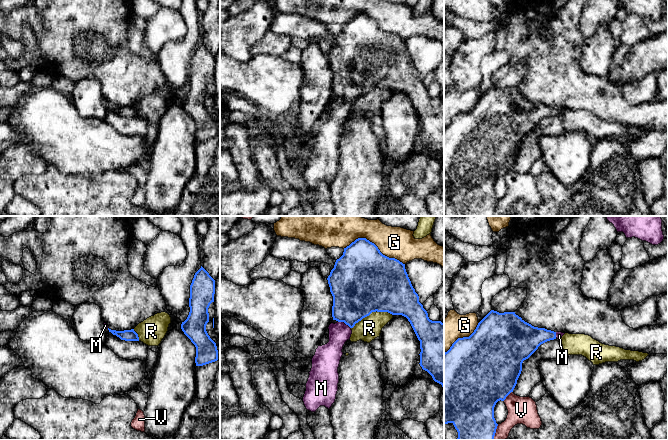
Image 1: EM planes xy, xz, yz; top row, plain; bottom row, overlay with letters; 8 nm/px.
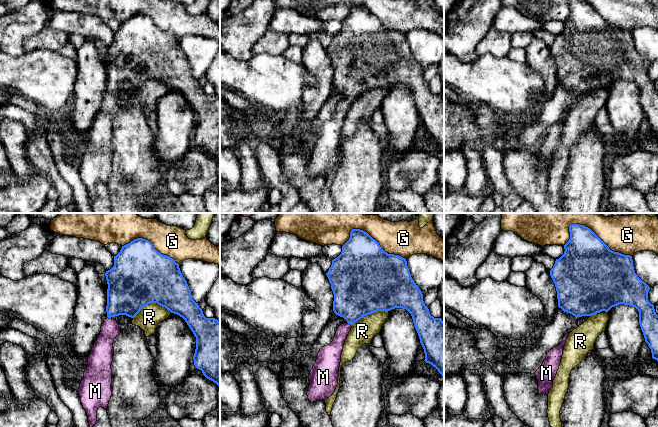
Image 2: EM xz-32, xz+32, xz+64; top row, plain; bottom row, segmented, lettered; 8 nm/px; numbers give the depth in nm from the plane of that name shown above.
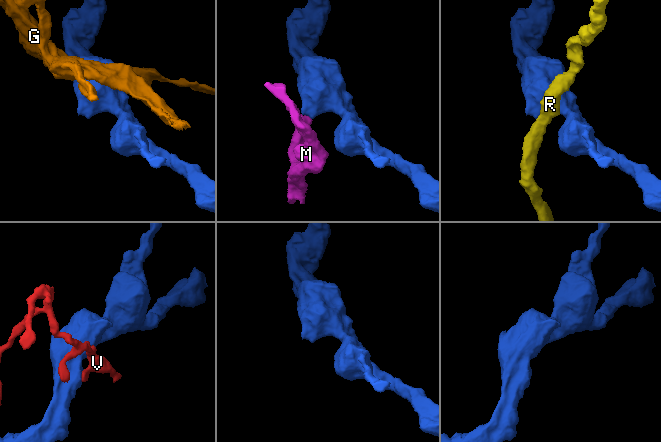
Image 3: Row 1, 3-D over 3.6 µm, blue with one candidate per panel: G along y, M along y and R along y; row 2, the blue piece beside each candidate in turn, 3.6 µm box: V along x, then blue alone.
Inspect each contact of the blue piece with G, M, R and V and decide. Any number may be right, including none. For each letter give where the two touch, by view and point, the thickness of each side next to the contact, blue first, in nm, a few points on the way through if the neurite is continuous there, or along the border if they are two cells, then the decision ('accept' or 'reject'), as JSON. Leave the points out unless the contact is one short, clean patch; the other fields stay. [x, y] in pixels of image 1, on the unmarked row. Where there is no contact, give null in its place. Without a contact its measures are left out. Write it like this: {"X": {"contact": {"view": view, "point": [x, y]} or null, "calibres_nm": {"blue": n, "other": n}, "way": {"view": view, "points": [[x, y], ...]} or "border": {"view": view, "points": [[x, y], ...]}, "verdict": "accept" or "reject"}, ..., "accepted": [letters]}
{"G": {"contact": {"view": "xz", "point": [374, 20]}, "calibres_nm": {"blue": 440, "other": 260}, "verdict": "reject"}, "M": {"contact": {"view": "xz", "point": [344, 98]}, "calibres_nm": {"blue": 380, "other": 170}, "way": {"view": "xz", "points": [[356, 70], [344, 98], [339, 109]]}, "verdict": "accept"}, "R": {"contact": {"view": "xz", "point": [371, 88]}, "calibres_nm": {"blue": 500, "other": 190}, "verdict": "reject"}, "V": {"contact": {"view": "yz", "point": [507, 171]}, "calibres_nm": {"blue": 500, "other": 220}, "verdict": "reject"}, "accepted": ["M"]}

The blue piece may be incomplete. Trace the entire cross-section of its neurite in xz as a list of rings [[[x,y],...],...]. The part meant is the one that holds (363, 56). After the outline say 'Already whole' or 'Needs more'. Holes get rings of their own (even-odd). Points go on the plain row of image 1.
[[[358,14],[344,24],[343,31],[336,36],[327,56],[333,72],[332,93],[337,98],[329,101],[329,118],[318,122],[312,134],[312,144],[303,173],[307,186],[316,188],[320,182],[330,185],[335,178],[343,122],[350,115],[351,105],[355,100],[376,87],[402,91],[408,95],[420,117],[420,142],[435,158],[444,163],[444,99],[429,95],[411,60],[405,40],[383,31],[378,23],[366,14]]]. Needs more

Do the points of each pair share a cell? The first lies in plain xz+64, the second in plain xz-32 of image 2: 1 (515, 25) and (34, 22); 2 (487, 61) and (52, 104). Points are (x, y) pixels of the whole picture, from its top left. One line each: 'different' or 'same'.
1: different
2: same

